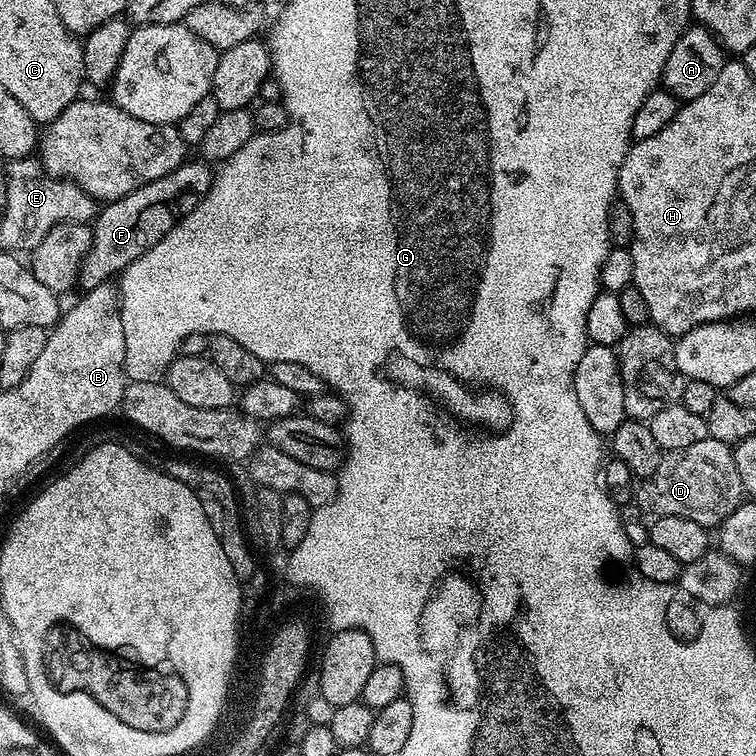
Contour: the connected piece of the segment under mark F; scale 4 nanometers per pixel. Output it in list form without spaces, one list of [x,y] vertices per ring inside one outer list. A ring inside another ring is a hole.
[[[196,158],[193,164],[185,162],[178,170],[126,194],[121,200],[105,203],[92,224],[92,245],[80,267],[79,287],[96,288],[119,277],[124,269],[157,244],[177,220],[185,220],[212,186],[214,172],[207,167],[211,168],[203,159]]]

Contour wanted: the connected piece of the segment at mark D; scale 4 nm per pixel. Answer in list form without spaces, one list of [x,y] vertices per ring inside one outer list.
[[[707,439],[702,442],[694,442],[694,446],[686,446],[686,450],[675,453],[671,456],[668,454],[661,455],[660,465],[658,470],[655,472],[650,481],[653,484],[653,508],[652,512],[656,516],[681,516],[682,518],[691,518],[693,522],[698,522],[703,528],[712,530],[724,521],[730,514],[734,514],[734,510],[738,510],[738,506],[745,503],[746,497],[744,494],[744,483],[742,478],[738,475],[738,466],[734,466],[734,454],[732,453],[732,448],[729,445],[722,443],[720,440]]]

